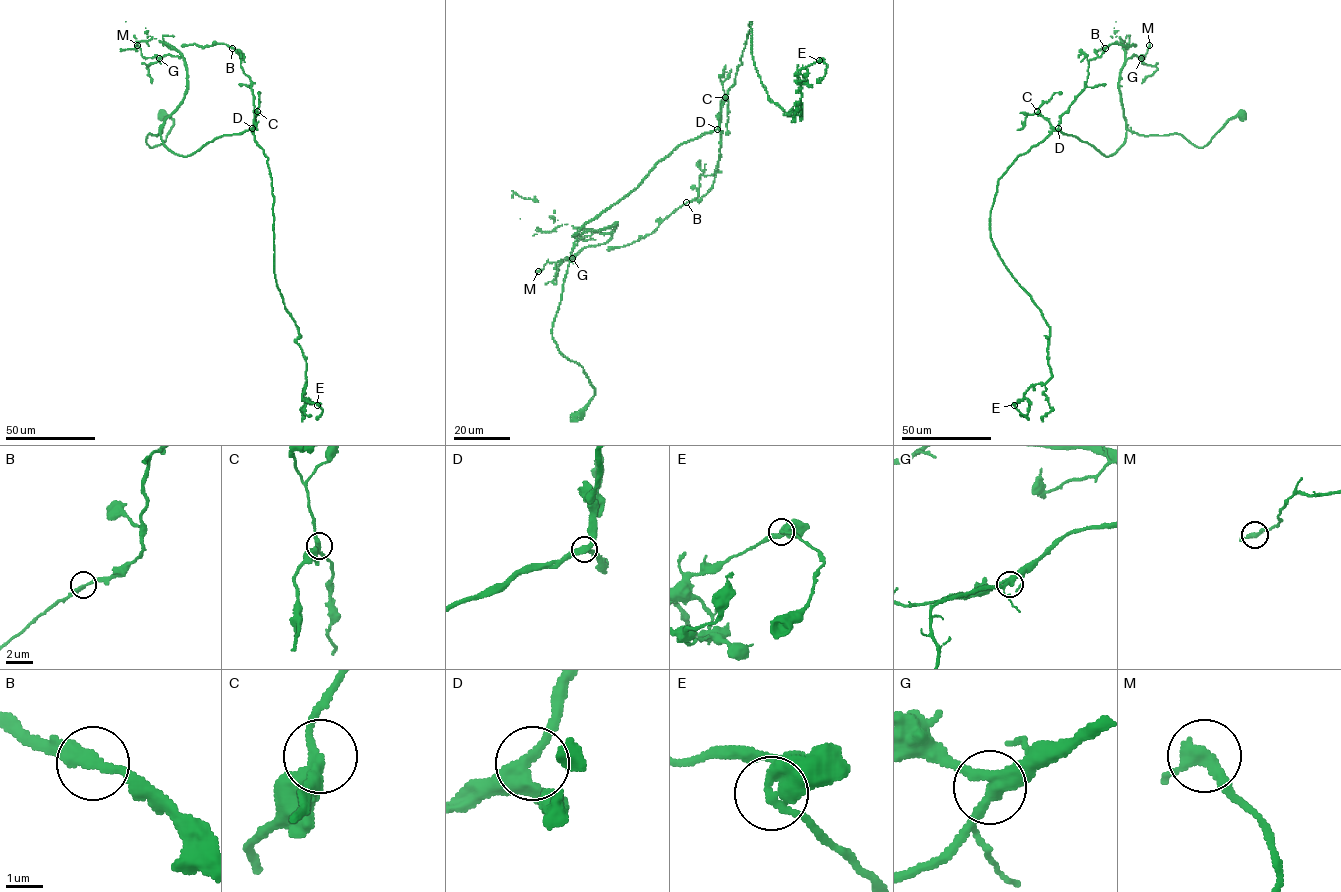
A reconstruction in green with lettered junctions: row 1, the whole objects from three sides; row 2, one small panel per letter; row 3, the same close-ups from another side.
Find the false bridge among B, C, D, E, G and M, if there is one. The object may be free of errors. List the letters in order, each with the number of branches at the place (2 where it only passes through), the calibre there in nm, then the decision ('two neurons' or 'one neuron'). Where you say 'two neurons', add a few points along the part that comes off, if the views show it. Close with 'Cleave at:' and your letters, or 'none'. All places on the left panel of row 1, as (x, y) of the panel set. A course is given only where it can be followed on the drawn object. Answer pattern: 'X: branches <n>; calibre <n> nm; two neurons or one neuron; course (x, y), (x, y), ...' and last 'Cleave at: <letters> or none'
B: branches 2; calibre 280 nm; one neuron
C: branches 3; calibre 320 nm; one neuron
D: branches 3; calibre 340 nm; one neuron
E: branches 3; calibre 380 nm; one neuron
G: branches 3; calibre 320 nm; one neuron
M: branches 2; calibre 320 nm; one neuron
Cleave at: none

